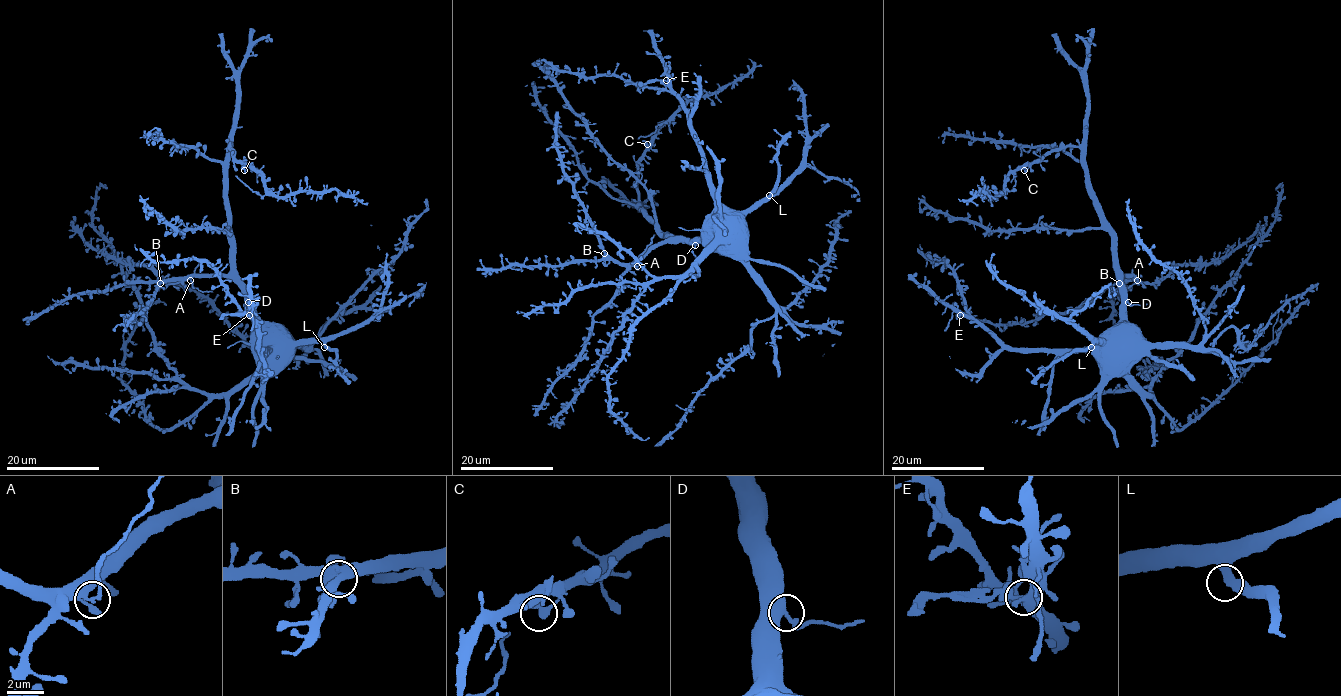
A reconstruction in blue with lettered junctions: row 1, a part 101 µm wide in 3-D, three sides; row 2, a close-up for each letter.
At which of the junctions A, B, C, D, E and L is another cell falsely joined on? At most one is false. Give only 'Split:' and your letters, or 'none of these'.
Split: A

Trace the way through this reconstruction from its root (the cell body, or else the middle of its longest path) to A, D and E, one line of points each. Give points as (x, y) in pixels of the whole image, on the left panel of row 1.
A: (275, 345), (279, 347), (268, 328), (257, 319), (253, 301), (234, 281), (222, 276), (192, 276), (191, 280)
D: (275, 345), (279, 347), (268, 328), (257, 319), (255, 308), (248, 302)
E: (275, 345), (279, 347), (262, 349), (261, 335), (249, 315)

